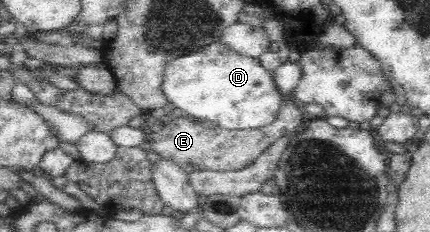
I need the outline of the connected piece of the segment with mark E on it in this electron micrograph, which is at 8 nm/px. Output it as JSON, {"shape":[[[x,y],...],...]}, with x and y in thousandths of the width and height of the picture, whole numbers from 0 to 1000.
{"shape":[[[656,440],[651,483],[633,534],[600,556],[572,565],[528,560],[521,552],[474,552],[453,513],[409,504],[358,573],[342,578],[351,651],[365,655],[384,690],[400,690],[419,716],[444,707],[456,733],[493,733],[502,741],[540,741],[563,733],[588,707],[619,638],[667,578],[693,569],[702,539],[705,474],[693,444]]]}

